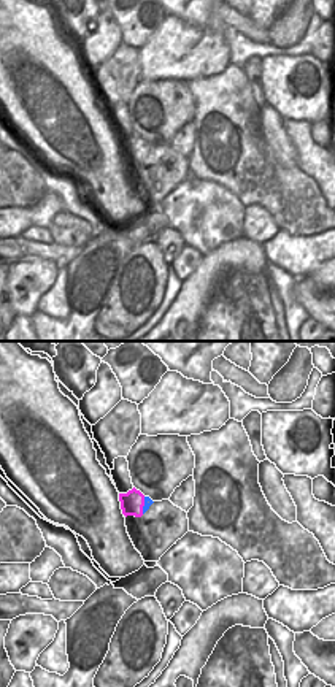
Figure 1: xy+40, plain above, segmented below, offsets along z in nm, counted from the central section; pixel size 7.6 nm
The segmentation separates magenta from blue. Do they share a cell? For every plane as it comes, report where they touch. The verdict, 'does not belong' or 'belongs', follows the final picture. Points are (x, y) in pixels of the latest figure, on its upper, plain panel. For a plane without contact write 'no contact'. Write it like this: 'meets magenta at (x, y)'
meets magenta at (143, 149)

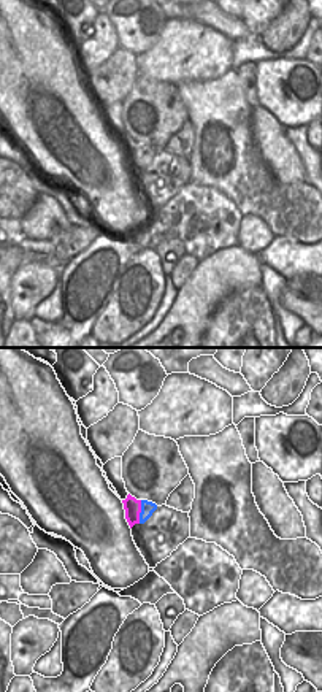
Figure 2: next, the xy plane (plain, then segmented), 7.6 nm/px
meets magenta at (140, 156)

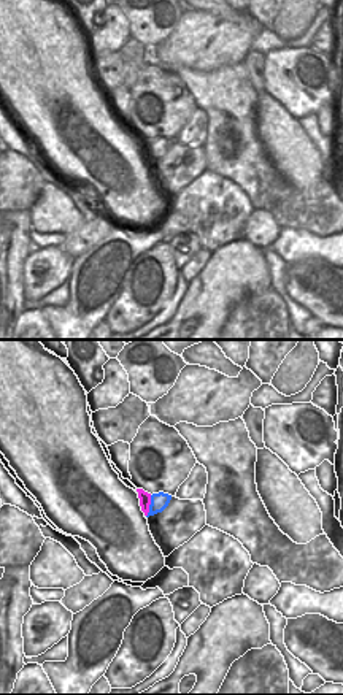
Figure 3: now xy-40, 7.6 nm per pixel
meets magenta at (148, 151)

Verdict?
belongs

